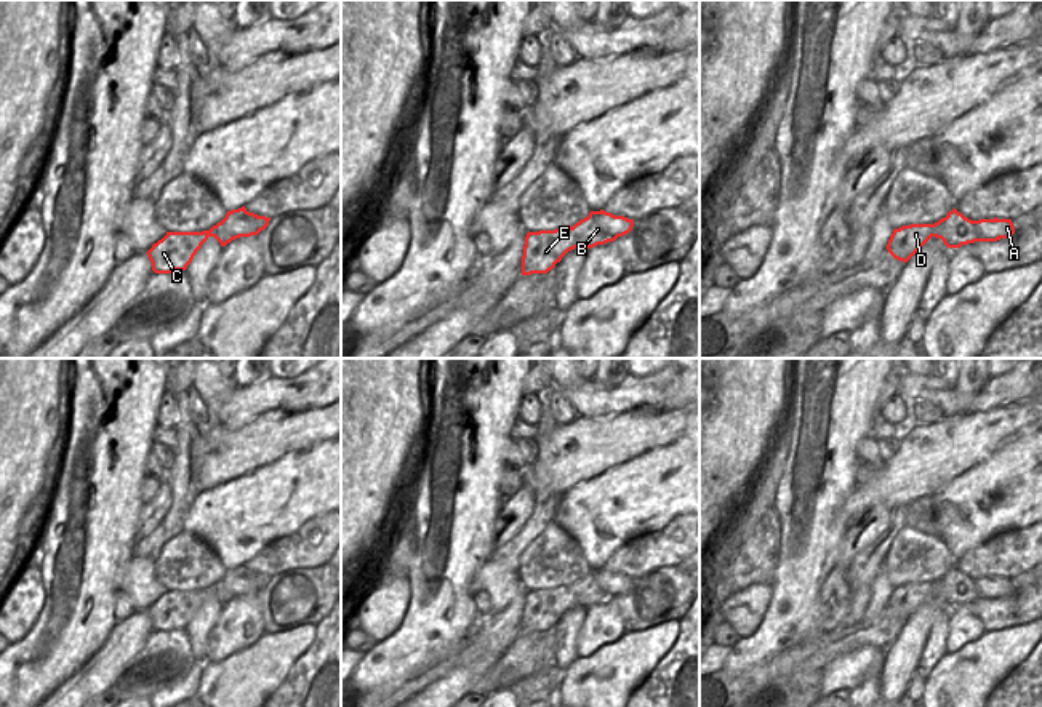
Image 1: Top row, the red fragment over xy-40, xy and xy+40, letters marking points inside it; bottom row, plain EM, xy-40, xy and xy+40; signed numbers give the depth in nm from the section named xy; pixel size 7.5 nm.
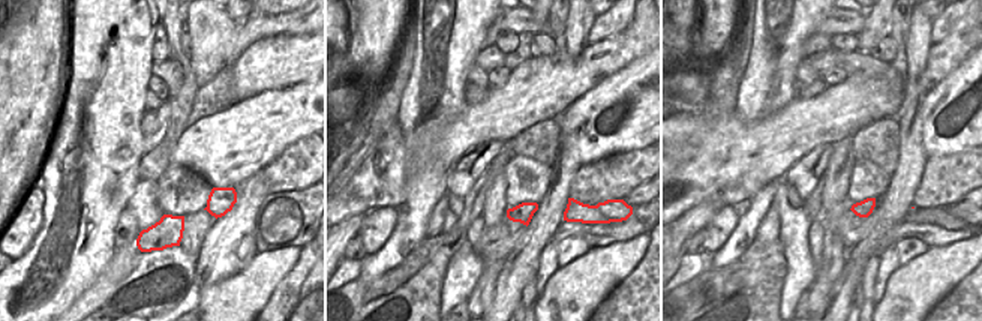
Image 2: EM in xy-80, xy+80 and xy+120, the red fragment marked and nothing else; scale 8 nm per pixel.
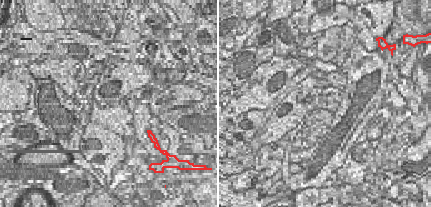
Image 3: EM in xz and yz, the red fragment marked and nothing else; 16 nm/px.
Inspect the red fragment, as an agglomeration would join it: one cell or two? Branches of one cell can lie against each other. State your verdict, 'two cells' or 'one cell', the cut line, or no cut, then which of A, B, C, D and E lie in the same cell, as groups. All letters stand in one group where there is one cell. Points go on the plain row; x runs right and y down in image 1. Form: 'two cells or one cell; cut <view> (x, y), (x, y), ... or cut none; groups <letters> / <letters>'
two cells; cut xy (572, 586), (572, 594), (578, 603); groups A B / C D E

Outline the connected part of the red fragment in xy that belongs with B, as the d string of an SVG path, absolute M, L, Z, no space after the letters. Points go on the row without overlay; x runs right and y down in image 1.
M603 568L591 569L587 576L573 584L573 595L579 606L589 608L597 603L615 600L618 595L629 592L634 577L615 574Z

